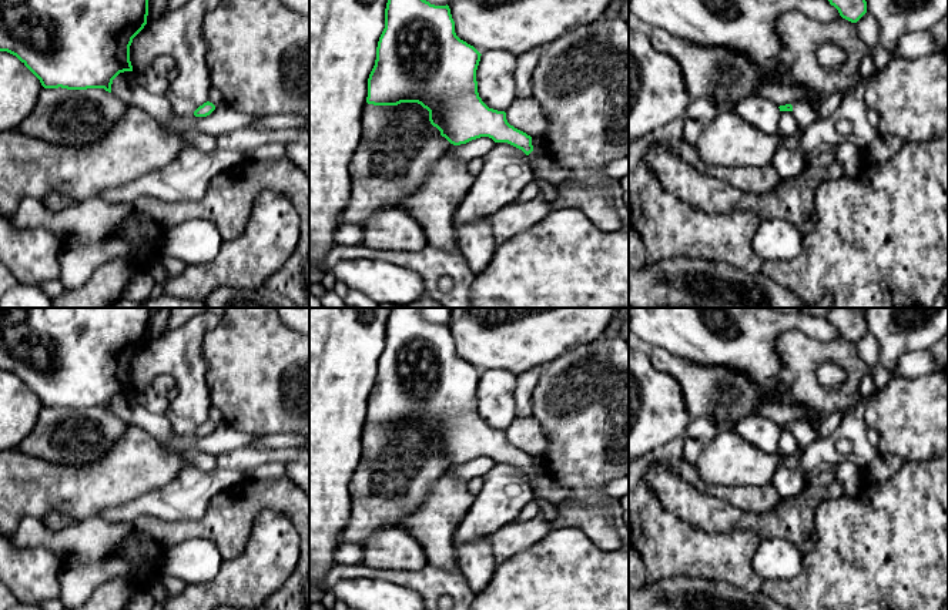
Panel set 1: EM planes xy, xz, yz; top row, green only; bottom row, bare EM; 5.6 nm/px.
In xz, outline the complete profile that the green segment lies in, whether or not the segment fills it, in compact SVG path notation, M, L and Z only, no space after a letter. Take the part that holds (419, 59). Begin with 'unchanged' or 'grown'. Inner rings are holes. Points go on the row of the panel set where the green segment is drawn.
grown | M388 0L385 29L368 78L366 103L373 105L418 103L429 111L431 124L450 144L460 145L480 137L508 143L527 155L535 177L557 187L572 177L572 171L560 167L546 154L537 155L533 151L532 137L510 125L505 111L489 108L479 97L476 70L480 56L473 46L456 36L448 4L435 6L426 0Z

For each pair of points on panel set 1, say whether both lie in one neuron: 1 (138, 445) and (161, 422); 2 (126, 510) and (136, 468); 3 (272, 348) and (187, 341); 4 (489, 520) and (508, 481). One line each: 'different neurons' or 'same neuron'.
1: different neurons
2: different neurons
3: different neurons
4: same neuron

